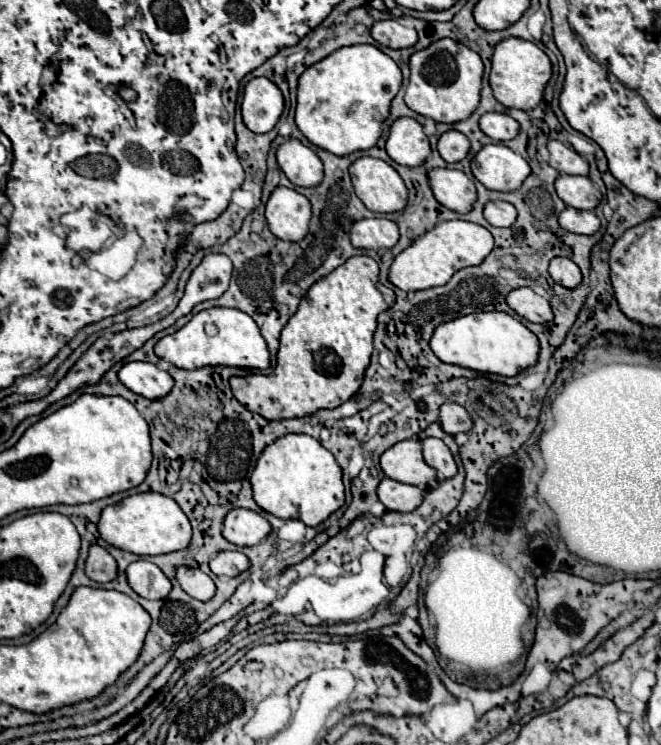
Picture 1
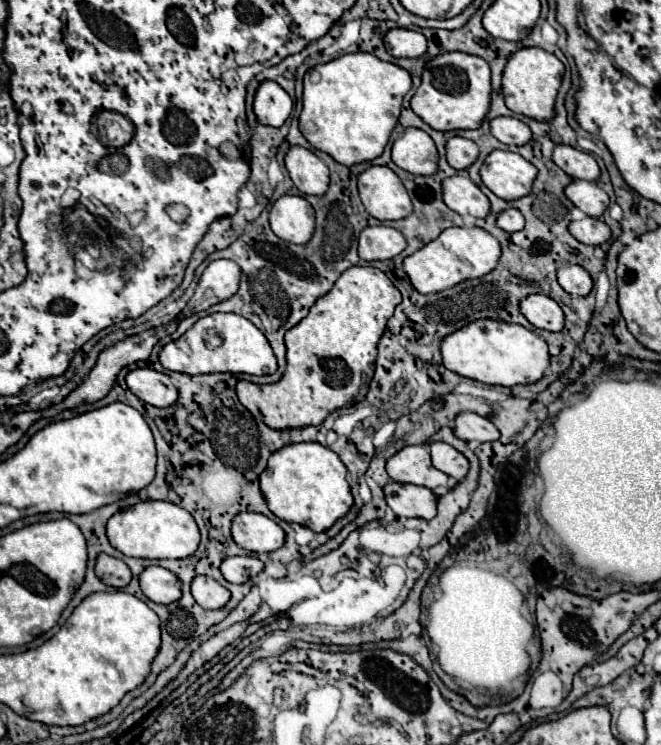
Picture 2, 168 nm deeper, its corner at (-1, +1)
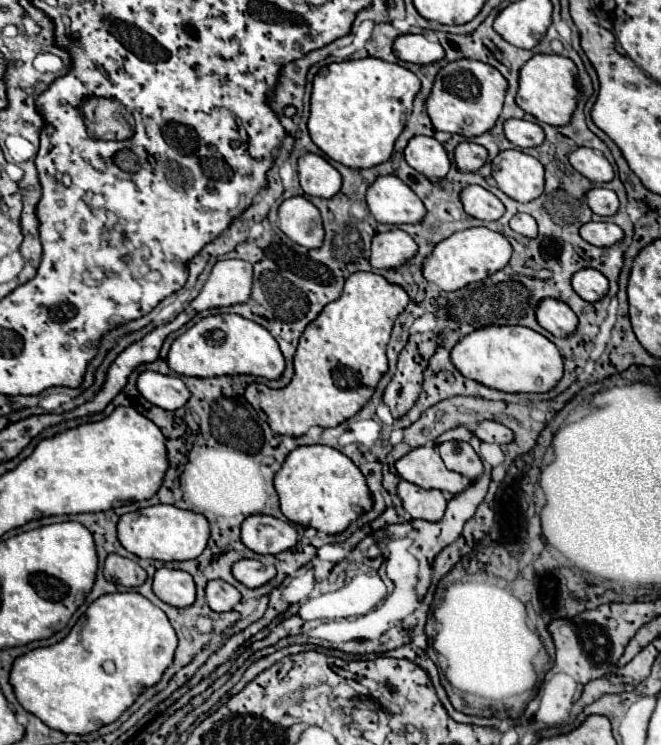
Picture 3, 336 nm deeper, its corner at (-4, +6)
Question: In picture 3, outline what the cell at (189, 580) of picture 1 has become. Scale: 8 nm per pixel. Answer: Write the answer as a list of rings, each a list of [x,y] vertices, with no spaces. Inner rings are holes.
[[[211,580],[207,584],[207,602],[215,612],[229,612],[241,602],[241,592],[223,580]]]

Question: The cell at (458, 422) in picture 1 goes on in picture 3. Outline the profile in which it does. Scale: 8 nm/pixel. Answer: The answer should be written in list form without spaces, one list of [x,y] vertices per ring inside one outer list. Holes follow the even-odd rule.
[[[491,420],[479,422],[473,432],[483,442],[495,442],[495,444],[509,444],[509,442],[513,442],[513,432],[507,426],[499,424],[499,422],[491,422]]]

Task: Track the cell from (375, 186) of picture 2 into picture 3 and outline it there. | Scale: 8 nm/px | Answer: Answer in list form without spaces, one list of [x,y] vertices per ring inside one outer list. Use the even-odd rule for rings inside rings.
[[[379,176],[367,190],[367,206],[381,224],[419,224],[425,206],[417,194],[397,176]]]

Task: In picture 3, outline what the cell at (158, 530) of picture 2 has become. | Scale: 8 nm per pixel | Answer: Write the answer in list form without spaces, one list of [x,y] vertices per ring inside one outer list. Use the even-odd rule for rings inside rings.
[[[157,504],[129,512],[119,520],[119,542],[123,542],[123,546],[139,558],[153,558],[163,562],[193,560],[205,550],[207,540],[209,540],[209,522],[203,514],[181,510],[167,504]]]

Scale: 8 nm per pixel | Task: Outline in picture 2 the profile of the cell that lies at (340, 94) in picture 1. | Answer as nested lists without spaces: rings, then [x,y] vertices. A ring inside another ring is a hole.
[[[366,51],[358,53],[346,53],[340,55],[328,63],[316,65],[304,75],[304,95],[302,95],[302,113],[298,117],[300,121],[300,133],[306,137],[306,141],[334,157],[338,163],[354,165],[362,161],[372,161],[382,155],[388,137],[392,129],[396,127],[402,99],[412,87],[410,73],[394,63],[376,59],[376,55],[368,55]]]

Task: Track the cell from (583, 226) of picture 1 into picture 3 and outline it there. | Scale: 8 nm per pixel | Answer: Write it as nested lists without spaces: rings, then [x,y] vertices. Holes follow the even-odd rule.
[[[589,222],[581,228],[581,238],[593,246],[613,246],[623,240],[623,230],[611,222]]]

